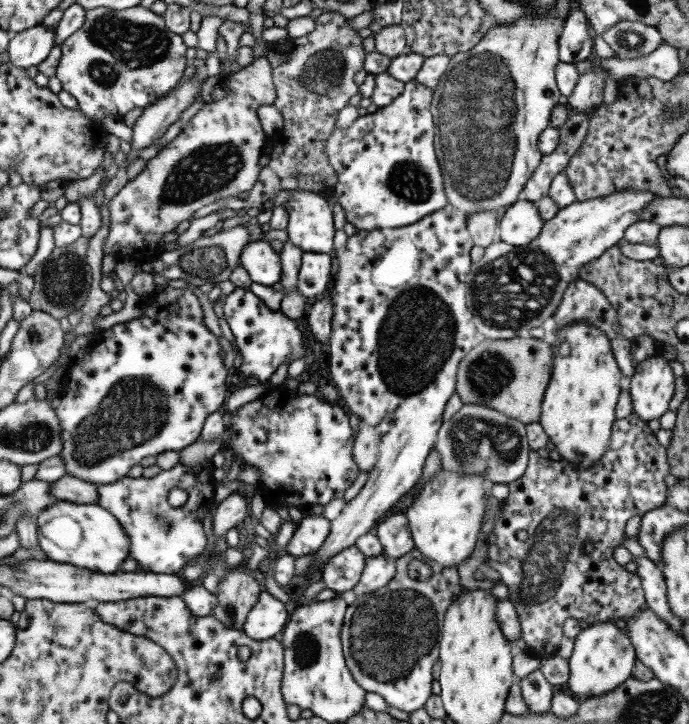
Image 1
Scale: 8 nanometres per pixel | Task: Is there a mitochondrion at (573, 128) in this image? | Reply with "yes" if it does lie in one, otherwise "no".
no

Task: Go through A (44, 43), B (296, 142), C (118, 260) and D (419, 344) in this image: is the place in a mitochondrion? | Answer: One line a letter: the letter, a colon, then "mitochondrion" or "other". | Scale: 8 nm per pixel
A: other
B: other
C: other
D: mitochondrion

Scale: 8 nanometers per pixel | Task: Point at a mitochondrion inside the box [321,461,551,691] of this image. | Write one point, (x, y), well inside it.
(388, 636)

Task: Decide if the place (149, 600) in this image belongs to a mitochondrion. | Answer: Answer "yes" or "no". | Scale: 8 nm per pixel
no

